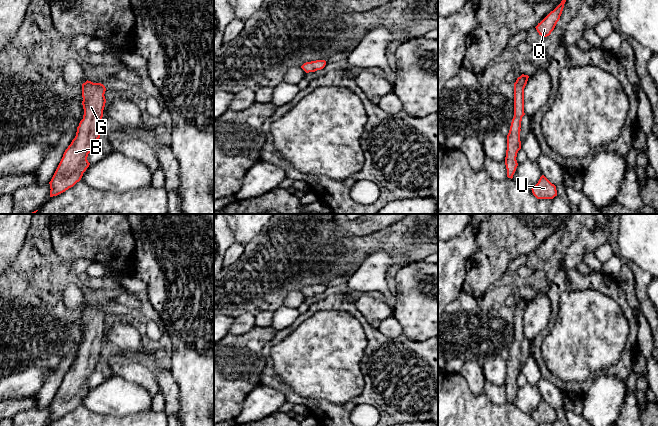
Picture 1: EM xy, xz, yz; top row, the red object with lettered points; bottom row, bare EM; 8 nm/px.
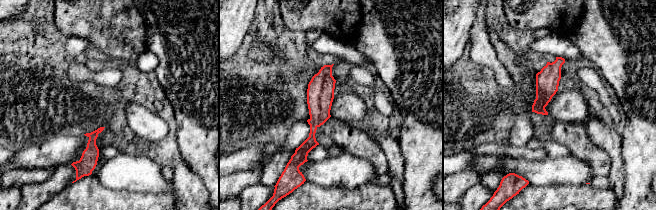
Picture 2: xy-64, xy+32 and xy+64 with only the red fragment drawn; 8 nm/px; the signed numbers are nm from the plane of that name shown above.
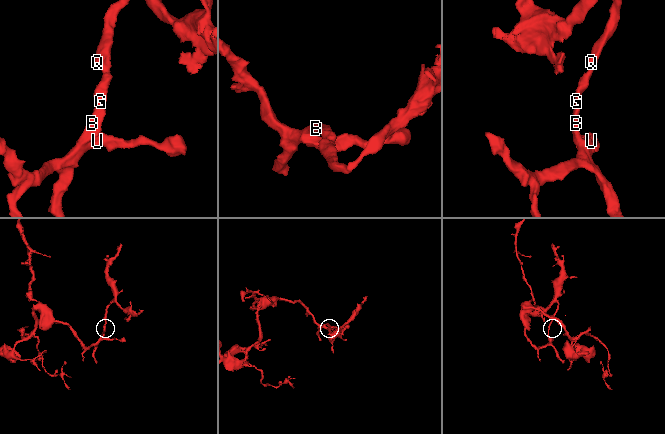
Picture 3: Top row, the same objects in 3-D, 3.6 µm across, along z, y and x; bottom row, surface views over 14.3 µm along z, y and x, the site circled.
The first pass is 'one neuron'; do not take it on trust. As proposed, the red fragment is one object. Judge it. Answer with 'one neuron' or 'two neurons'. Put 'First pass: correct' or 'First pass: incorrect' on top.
First pass: correct
one neuron

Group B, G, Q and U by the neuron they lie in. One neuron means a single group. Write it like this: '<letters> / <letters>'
B G Q U

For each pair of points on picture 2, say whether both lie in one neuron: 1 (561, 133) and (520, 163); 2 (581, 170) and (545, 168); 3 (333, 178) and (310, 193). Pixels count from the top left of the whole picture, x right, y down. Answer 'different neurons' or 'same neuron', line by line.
1: different neurons
2: same neuron
3: different neurons

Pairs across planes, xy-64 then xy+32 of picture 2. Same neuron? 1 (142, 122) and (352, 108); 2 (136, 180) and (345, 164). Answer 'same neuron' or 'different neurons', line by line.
1: same neuron
2: same neuron

